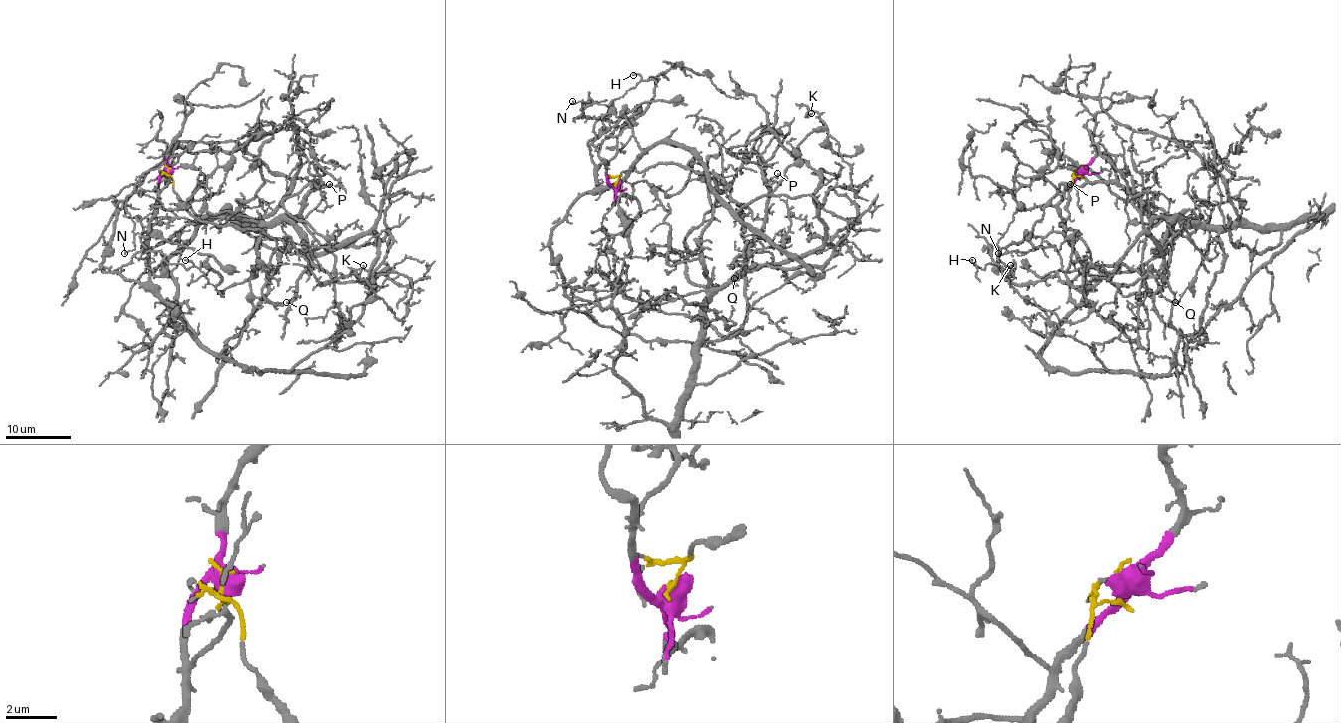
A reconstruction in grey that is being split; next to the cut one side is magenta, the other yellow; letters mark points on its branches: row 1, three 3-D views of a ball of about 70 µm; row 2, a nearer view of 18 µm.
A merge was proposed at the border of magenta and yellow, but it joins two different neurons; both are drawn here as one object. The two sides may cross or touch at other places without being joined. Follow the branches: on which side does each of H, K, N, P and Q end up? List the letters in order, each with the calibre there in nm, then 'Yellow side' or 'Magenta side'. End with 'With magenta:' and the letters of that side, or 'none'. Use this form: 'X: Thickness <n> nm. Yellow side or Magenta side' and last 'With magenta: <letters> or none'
H: Thickness 110 nm. Magenta side
K: Thickness 90 nm. Magenta side
N: Thickness 100 nm. Magenta side
P: Thickness 150 nm. Yellow side
Q: Thickness 120 nm. Yellow side
With magenta: H, K, N

